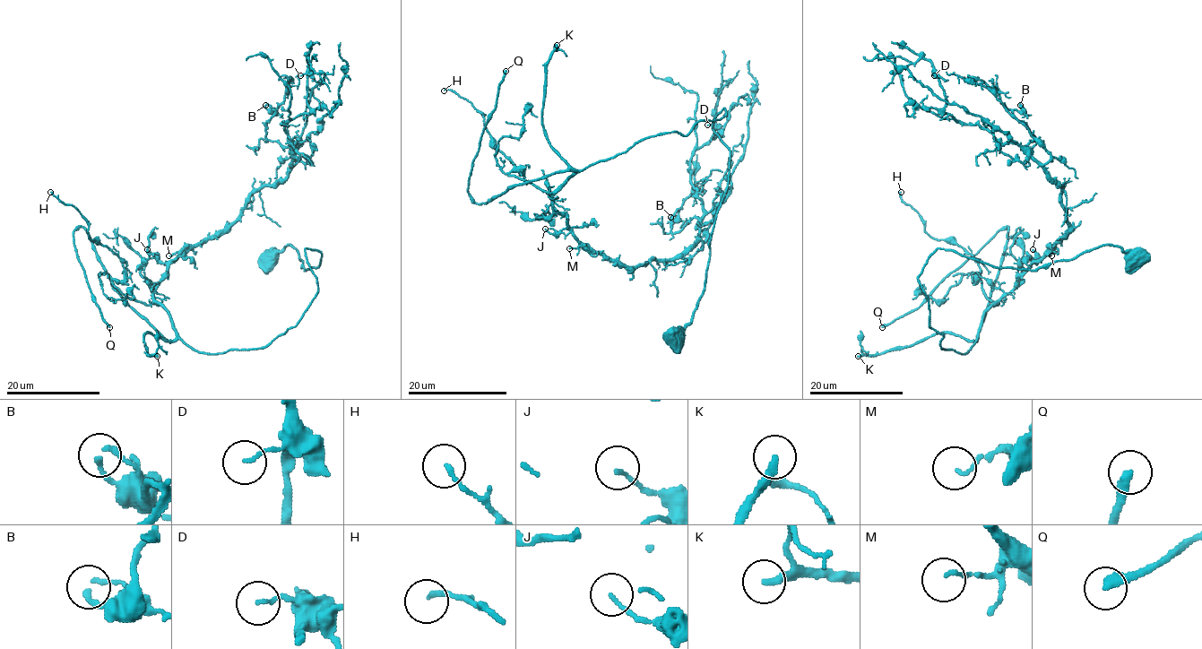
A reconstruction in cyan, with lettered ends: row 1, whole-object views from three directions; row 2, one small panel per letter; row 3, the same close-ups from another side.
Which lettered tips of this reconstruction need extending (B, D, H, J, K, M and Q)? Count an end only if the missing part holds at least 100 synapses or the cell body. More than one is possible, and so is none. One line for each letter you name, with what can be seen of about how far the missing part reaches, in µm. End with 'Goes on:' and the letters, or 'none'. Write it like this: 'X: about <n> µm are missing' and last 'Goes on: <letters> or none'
K: about 70 µm are missing
Q: about 120 µm are missing
Goes on: K, Q

